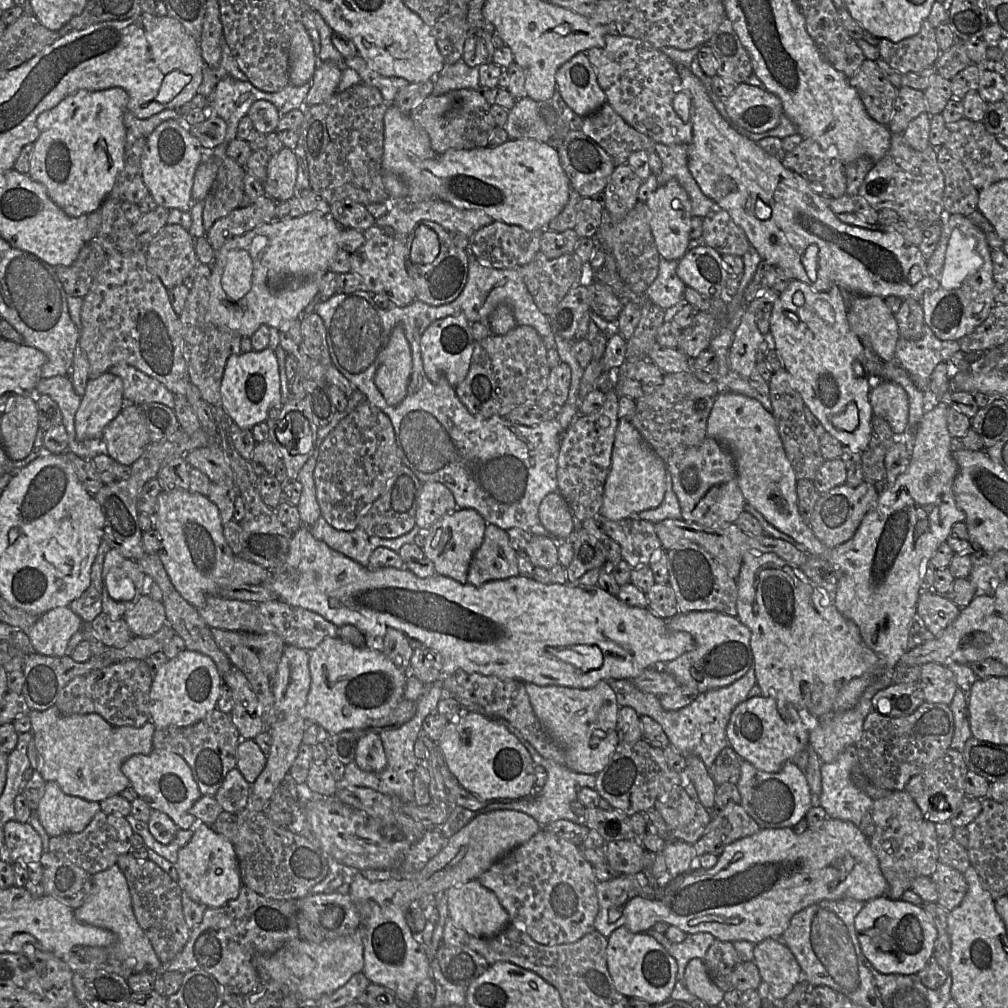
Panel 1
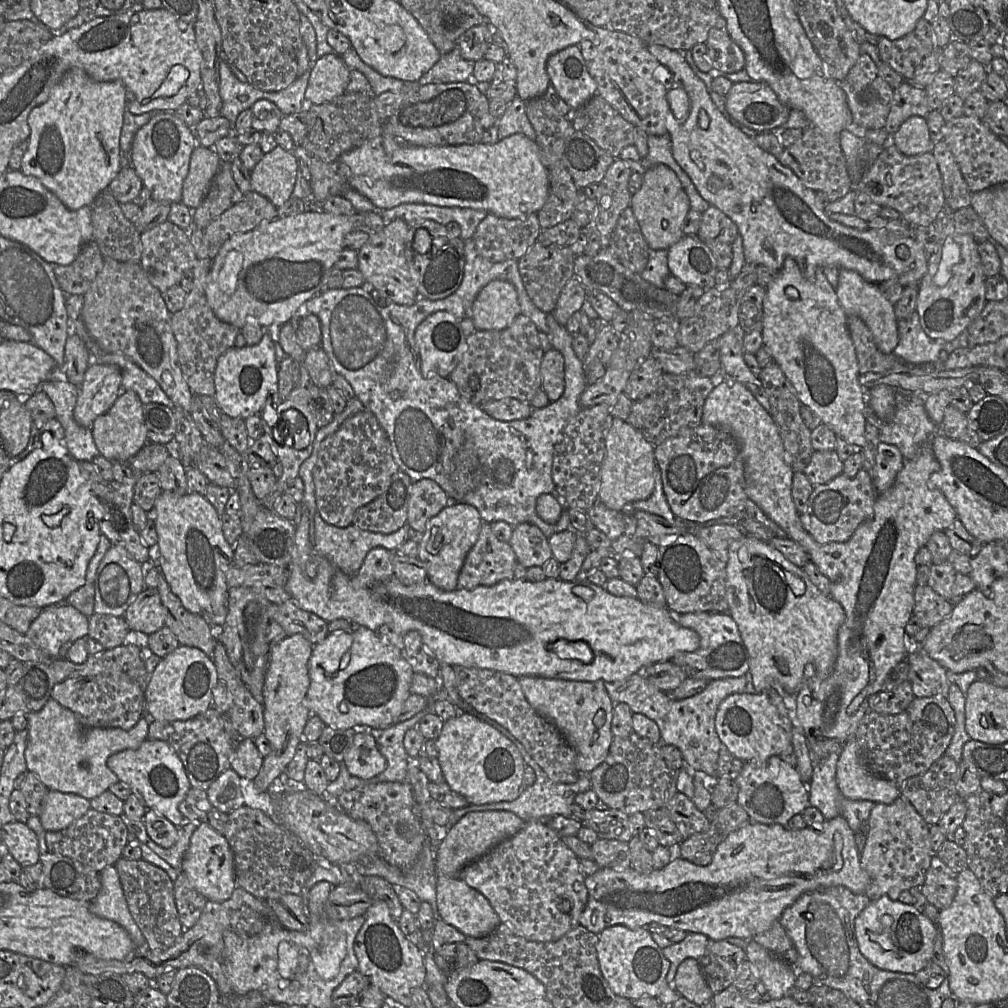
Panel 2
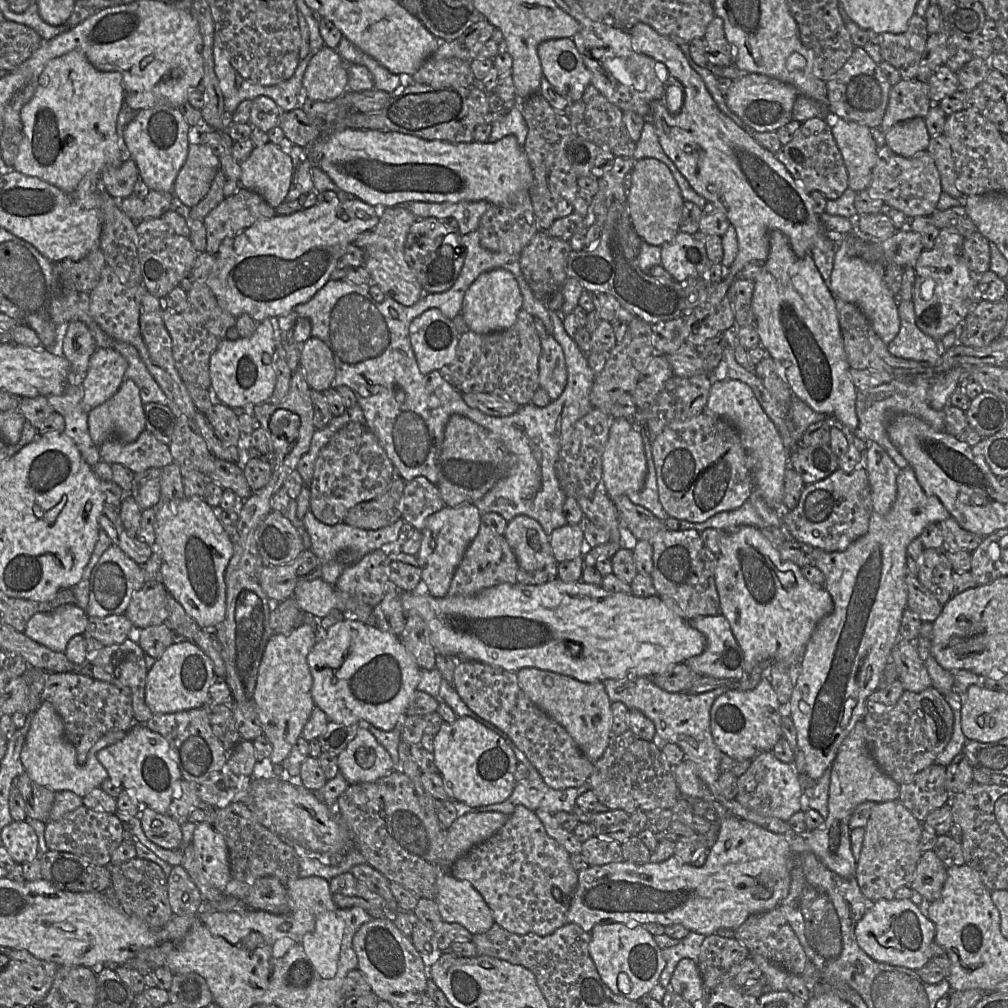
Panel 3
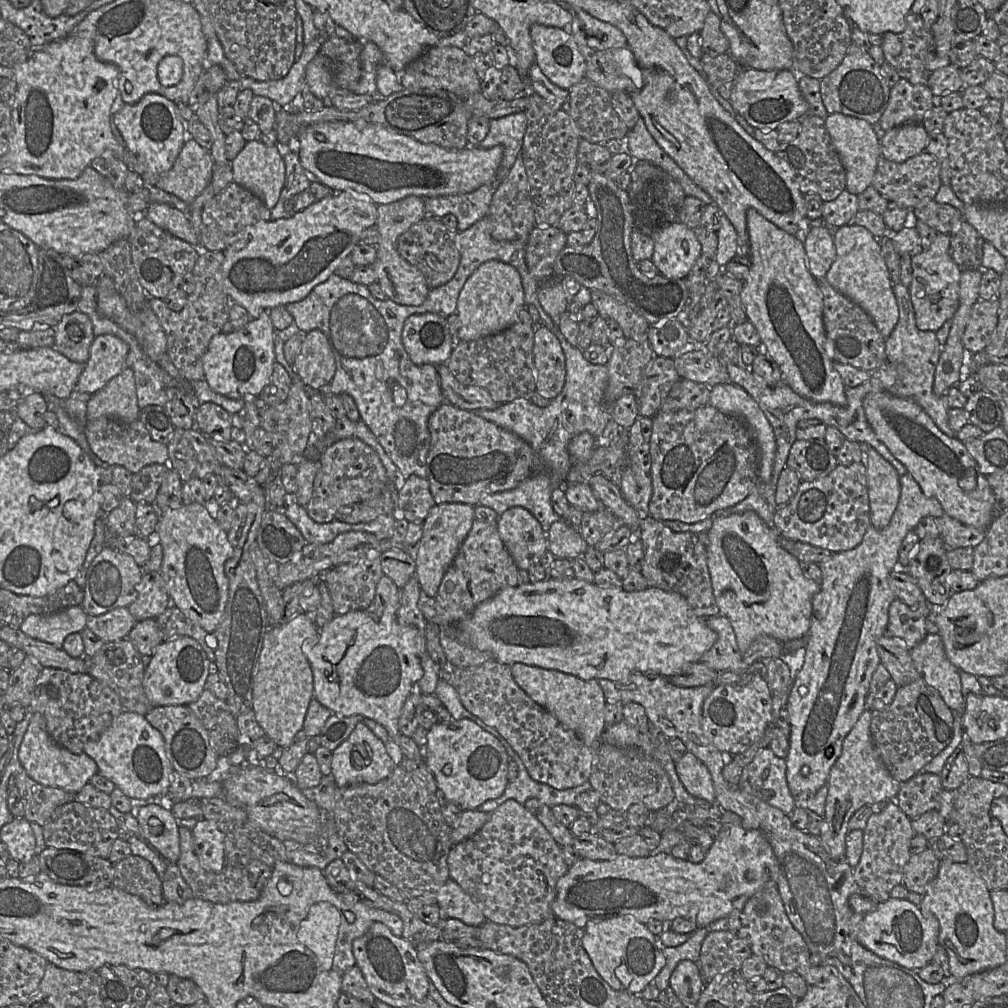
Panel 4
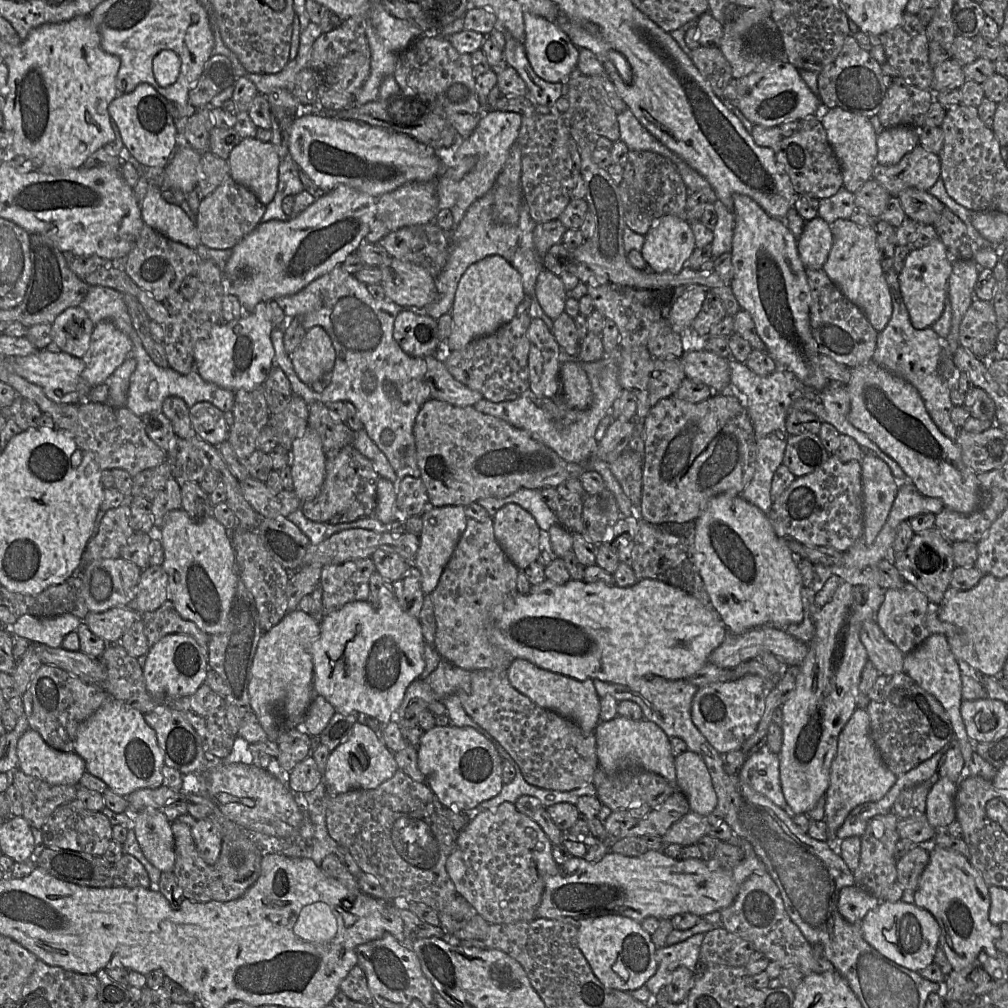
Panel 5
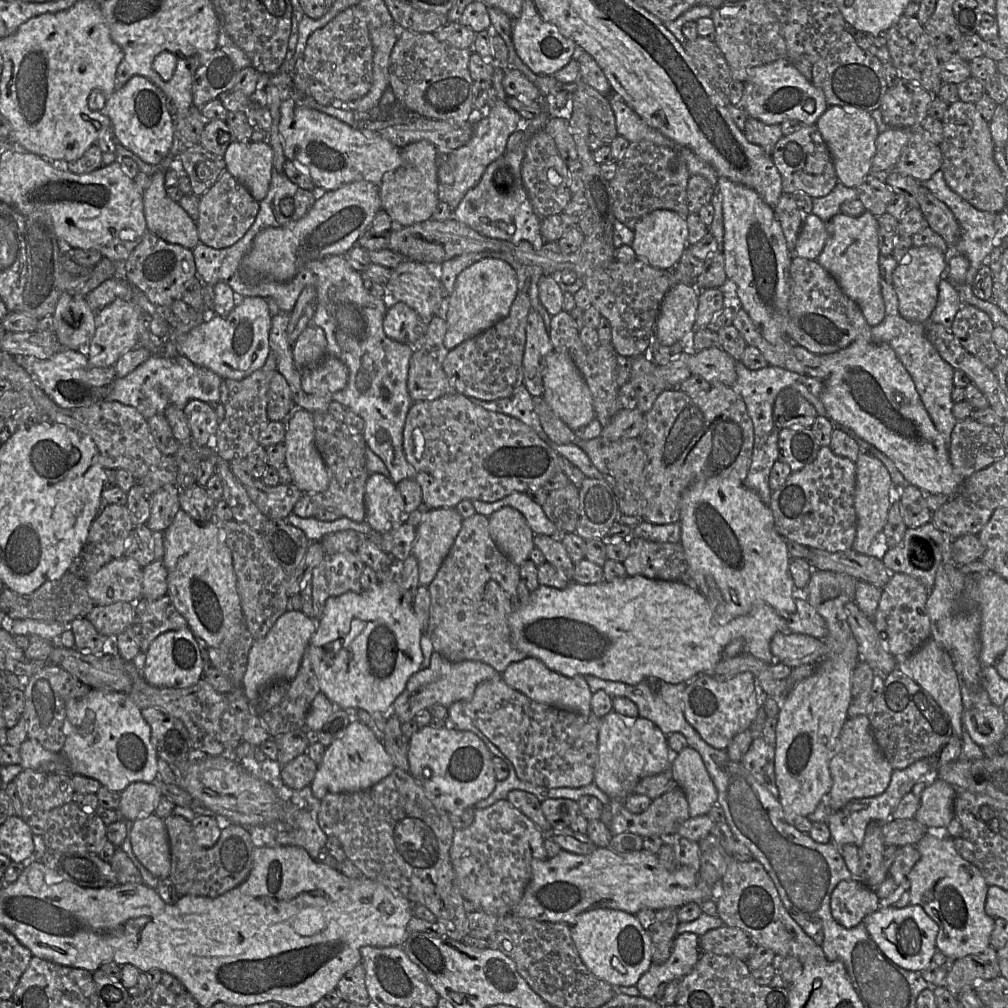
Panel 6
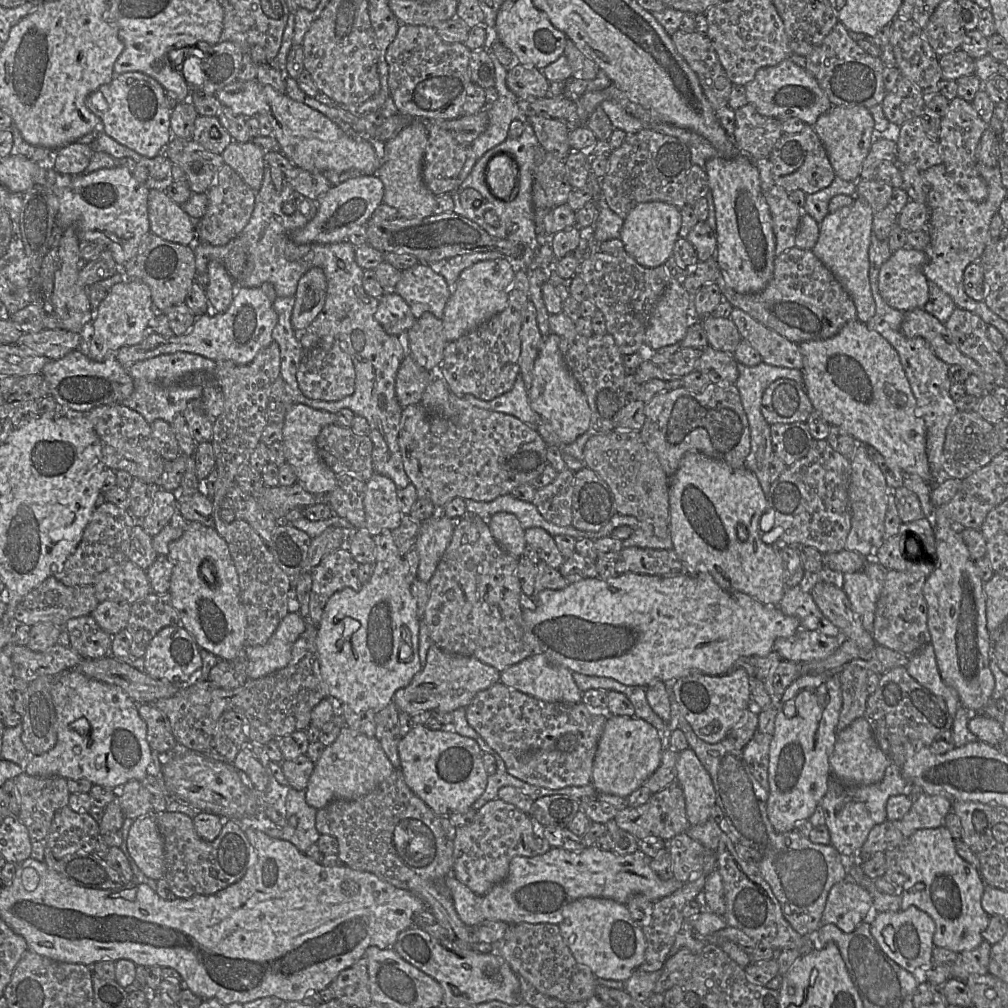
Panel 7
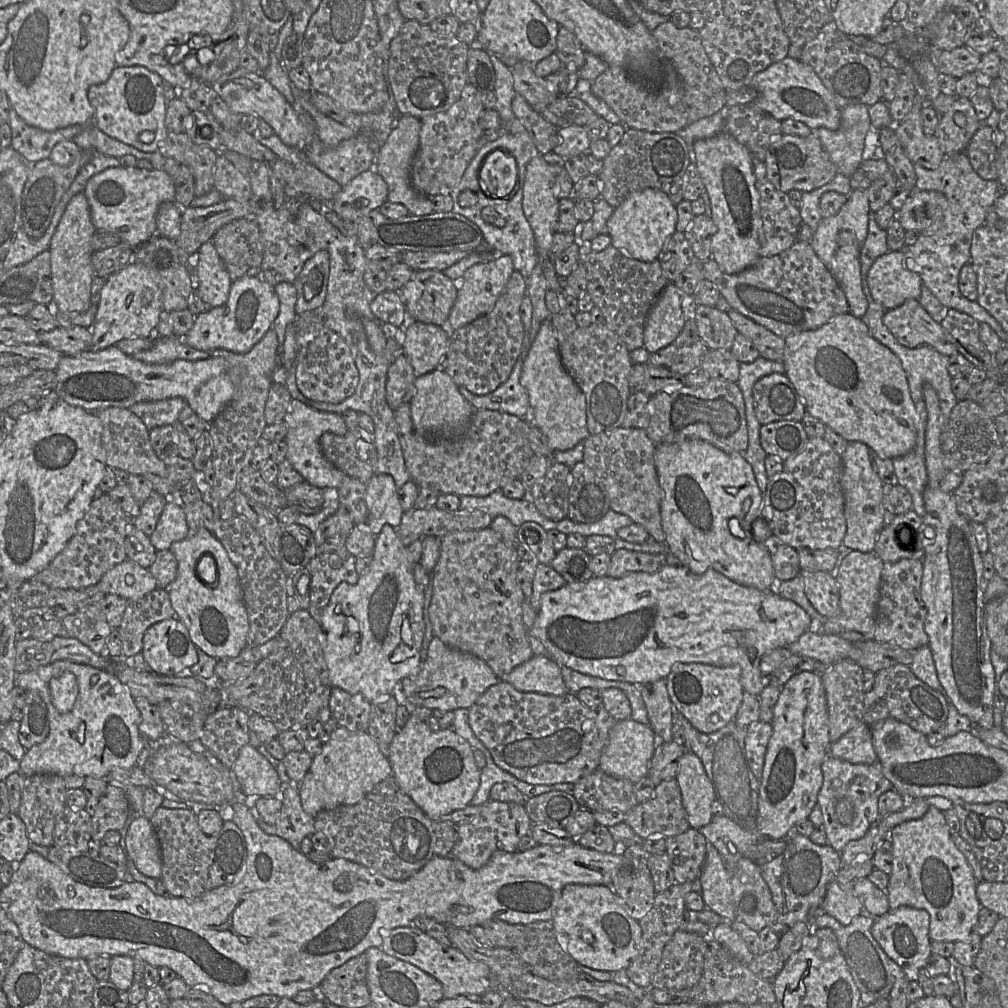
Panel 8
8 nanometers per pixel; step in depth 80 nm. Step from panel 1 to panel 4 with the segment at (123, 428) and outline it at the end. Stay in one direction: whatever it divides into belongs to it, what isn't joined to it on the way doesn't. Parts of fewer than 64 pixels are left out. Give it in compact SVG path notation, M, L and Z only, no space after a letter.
M125 367L102 389L91 395L87 404L87 420L102 416L130 423L140 416L133 370Z

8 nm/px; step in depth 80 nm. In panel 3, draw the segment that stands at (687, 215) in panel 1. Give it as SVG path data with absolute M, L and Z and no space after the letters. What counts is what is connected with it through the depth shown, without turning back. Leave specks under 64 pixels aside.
M654 158L637 160L631 170L632 186L627 192L627 203L633 228L643 241L663 246L680 231L685 200L670 169Z

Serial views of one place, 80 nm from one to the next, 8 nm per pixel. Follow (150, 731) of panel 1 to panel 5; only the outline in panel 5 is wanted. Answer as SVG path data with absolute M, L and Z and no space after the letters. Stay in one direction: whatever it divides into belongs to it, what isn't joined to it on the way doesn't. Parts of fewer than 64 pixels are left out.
M30 728L18 740L17 755L20 770L52 785L79 786L79 780L86 772L85 761L78 754L51 748L37 731Z

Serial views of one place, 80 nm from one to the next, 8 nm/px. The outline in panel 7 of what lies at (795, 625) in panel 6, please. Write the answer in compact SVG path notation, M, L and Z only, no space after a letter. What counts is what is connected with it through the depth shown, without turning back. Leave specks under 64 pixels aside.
M787 587L779 603L781 611L798 619L801 629L818 631L826 636L839 637L840 630L820 611L812 596L803 587Z

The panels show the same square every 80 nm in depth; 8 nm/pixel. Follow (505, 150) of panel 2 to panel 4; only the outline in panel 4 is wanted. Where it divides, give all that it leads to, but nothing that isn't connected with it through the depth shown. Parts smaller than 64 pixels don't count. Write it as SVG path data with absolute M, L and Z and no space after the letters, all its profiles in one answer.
M365 121L312 124L298 134L298 141L300 162L316 181L335 192L348 192L376 205L389 204L411 195L426 199L470 193L494 179L504 154L501 145L488 149L468 146L461 150L449 150L435 144L422 143L410 136Z

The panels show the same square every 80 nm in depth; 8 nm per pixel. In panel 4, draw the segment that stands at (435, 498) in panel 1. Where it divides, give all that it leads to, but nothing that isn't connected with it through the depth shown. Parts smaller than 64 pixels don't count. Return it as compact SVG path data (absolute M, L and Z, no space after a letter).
M410 475L399 490L398 503L393 516L409 522L423 523L436 503L426 478Z

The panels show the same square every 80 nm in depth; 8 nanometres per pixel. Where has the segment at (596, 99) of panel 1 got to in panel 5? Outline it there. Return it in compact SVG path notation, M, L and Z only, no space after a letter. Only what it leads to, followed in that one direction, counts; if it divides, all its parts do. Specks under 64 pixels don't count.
M524 12L523 19L525 27L523 46L536 75L547 82L567 82L577 67L579 48L557 23L549 22L530 12Z

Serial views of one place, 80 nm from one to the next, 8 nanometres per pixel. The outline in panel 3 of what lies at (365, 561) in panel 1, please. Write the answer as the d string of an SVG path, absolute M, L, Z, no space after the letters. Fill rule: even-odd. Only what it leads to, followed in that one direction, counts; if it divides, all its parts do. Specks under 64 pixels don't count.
M291 499L285 512L285 517L289 519L301 536L302 530L307 531L311 539L311 551L316 555L320 564L320 578L332 585L335 585L337 579L348 564L362 559L366 554L374 550L386 550L393 546L398 540L403 523L406 522L401 518L392 525L377 530L356 528L344 522L335 525L327 525L316 519L310 508L303 519L299 519L296 515L297 508L296 501ZM344 553L348 553L351 556L350 561L345 562L340 559L340 556Z

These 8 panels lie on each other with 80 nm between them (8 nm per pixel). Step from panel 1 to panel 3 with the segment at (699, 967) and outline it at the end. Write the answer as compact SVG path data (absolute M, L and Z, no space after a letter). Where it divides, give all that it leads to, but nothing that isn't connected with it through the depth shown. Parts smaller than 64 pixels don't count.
M683 958L678 962L670 980L670 988L694 1007L697 1007L706 997L698 966L690 958Z

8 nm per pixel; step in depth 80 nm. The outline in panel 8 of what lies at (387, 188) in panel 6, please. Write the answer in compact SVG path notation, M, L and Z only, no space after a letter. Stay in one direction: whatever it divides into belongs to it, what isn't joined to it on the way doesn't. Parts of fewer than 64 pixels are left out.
M401 115L394 124L387 140L379 149L373 168L388 186L387 201L404 205L412 216L425 216L434 212L430 198L419 194L410 181L411 164L419 147L420 128L420 119Z

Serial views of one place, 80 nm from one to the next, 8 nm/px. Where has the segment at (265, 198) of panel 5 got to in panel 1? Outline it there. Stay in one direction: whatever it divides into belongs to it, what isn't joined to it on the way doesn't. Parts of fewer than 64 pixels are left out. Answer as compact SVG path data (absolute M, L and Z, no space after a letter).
M284 147L277 154L271 155L267 177L263 182L266 196L280 203L297 195L297 173L298 162L293 150Z

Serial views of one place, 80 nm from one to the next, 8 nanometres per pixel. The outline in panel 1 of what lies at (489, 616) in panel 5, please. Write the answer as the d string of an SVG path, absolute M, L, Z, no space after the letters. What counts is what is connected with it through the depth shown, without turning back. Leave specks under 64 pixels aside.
M486 524L483 542L469 565L467 583L480 586L518 575L518 552L511 546L507 532Z

